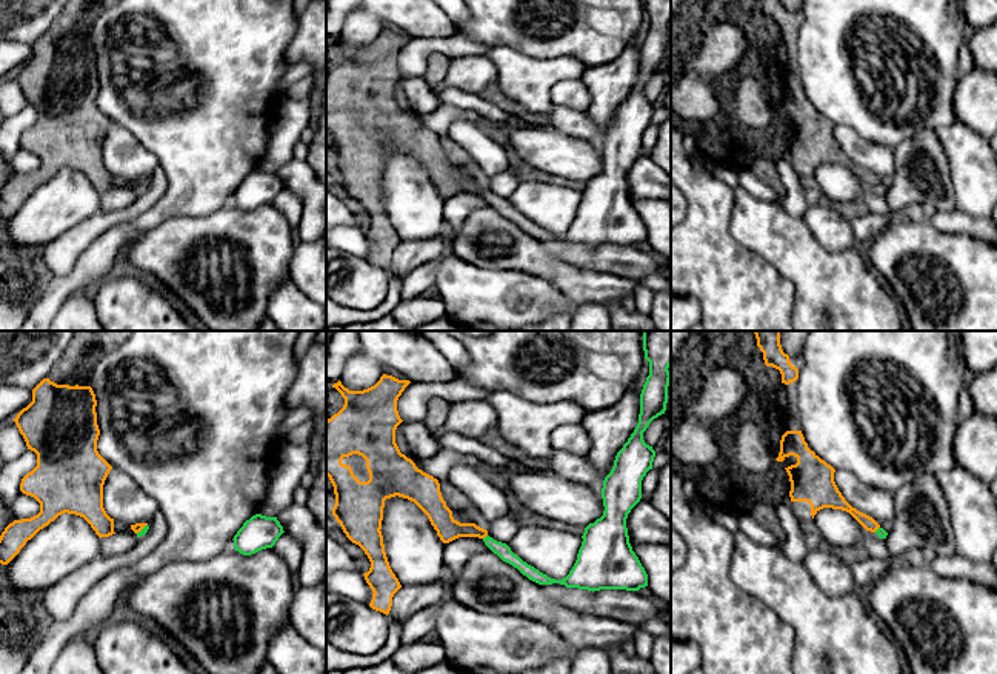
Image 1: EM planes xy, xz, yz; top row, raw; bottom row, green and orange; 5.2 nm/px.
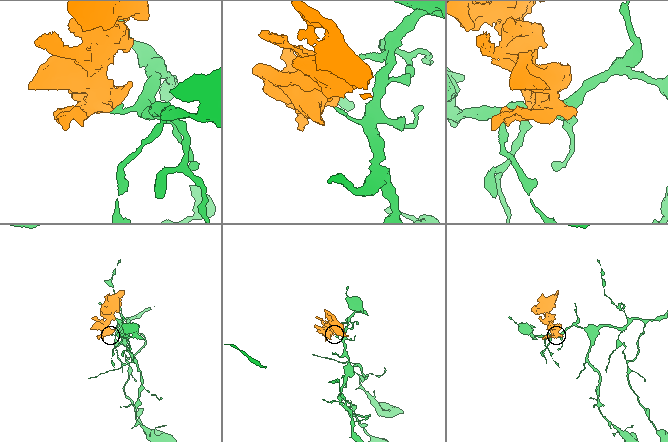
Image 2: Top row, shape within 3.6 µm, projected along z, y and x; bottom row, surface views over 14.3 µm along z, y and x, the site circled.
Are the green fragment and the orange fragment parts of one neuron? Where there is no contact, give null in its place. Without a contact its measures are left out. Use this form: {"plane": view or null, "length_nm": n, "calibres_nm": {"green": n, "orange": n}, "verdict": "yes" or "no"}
{"plane": "xz", "length_nm": 40, "calibres_nm": {"green": 80, "orange": 120}, "verdict": "no"}

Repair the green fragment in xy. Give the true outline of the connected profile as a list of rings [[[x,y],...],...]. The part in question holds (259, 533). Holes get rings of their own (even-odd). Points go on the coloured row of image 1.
[[[255,514],[234,536],[234,548],[243,556],[251,556],[272,548],[283,532],[277,517]]]

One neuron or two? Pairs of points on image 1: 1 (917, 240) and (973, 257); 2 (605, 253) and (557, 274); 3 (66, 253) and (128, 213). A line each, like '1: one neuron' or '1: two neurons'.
1: one neuron
2: two neurons
3: one neuron

